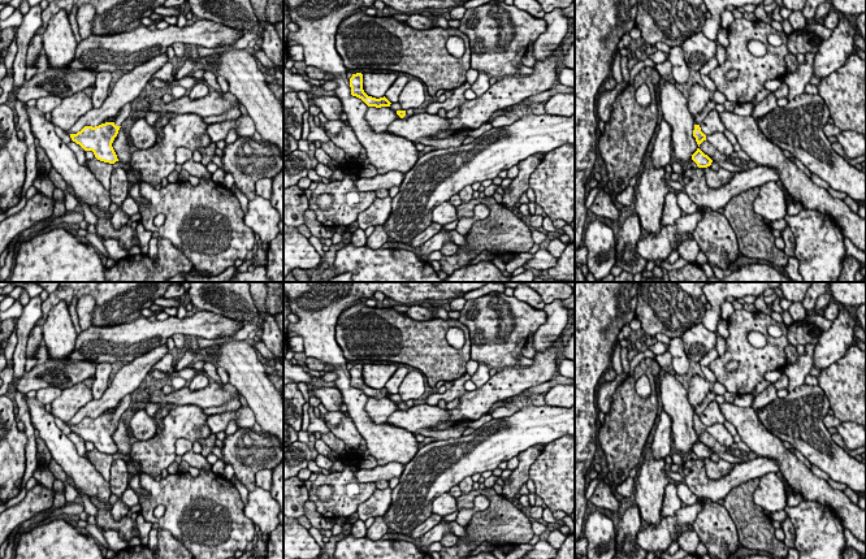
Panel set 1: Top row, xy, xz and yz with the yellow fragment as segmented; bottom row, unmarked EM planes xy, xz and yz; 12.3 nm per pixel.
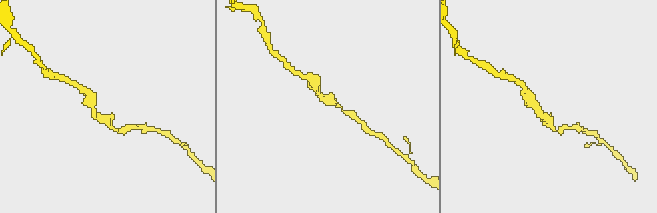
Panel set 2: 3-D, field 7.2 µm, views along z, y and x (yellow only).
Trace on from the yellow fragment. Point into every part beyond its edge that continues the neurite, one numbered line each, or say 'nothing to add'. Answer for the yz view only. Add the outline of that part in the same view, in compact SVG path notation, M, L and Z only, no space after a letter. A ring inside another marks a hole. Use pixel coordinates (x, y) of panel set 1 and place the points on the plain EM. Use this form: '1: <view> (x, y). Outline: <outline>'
1: yz (710, 397). Outline: M710 391L703 399L703 402L698 407L694 407L694 411L693 411L694 416L700 416L707 407L707 404L714 400L714 398L715 398L714 391Z

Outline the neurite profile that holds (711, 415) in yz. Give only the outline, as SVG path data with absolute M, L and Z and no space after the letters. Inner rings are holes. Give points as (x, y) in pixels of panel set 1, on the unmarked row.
M713 400L700 415L701 422L707 428L714 424L724 424L726 419L720 411L719 403Z

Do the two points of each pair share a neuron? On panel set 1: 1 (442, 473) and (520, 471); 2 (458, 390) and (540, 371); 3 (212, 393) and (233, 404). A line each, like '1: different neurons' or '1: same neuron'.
1: different neurons
2: different neurons
3: different neurons

